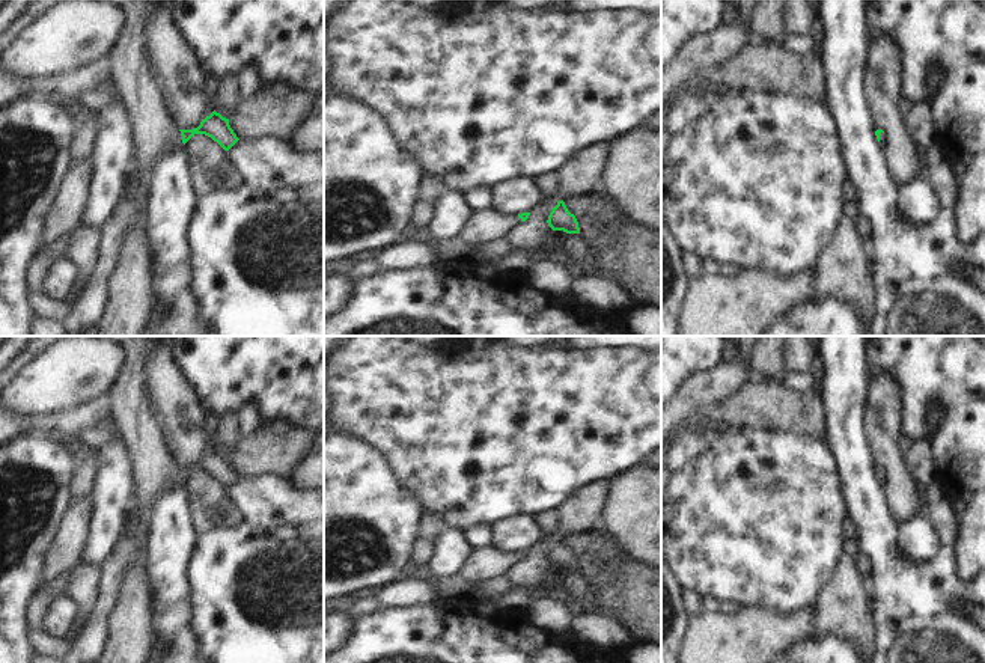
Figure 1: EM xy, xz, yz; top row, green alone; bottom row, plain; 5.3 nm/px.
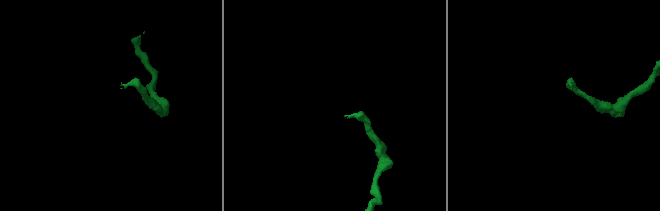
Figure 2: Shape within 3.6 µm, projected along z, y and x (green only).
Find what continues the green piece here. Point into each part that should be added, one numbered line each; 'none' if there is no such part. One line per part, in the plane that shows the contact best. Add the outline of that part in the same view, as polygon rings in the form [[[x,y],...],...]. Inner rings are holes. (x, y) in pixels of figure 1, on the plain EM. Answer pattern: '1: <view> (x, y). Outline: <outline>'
1: xy (155, 466). Outline: [[[133,336],[127,351],[124,375],[111,392],[114,402],[114,422],[125,443],[130,446],[130,455],[136,464],[136,488],[140,496],[140,508],[146,514],[143,526],[151,527],[149,512],[154,508],[155,497],[170,484],[182,482],[182,473],[169,448],[166,434],[152,408],[151,390],[148,384],[148,363],[155,347],[167,342],[173,345],[175,336]]]

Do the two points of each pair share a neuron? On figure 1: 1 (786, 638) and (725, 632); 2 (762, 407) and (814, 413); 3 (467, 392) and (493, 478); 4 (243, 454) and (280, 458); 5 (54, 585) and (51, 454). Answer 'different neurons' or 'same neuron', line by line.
1: same neuron
2: same neuron
3: same neuron
4: same neuron
5: different neurons

